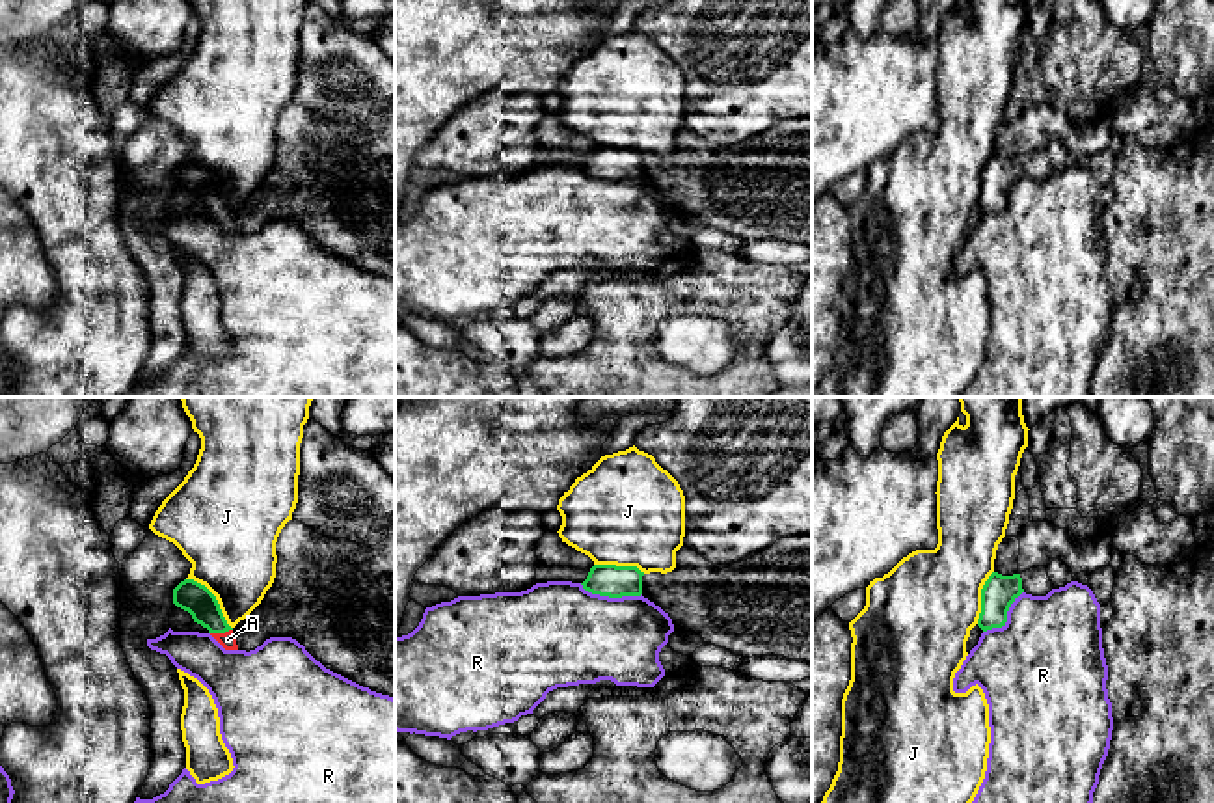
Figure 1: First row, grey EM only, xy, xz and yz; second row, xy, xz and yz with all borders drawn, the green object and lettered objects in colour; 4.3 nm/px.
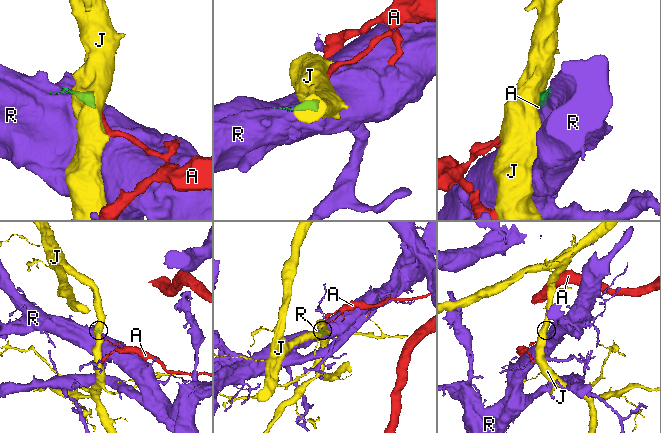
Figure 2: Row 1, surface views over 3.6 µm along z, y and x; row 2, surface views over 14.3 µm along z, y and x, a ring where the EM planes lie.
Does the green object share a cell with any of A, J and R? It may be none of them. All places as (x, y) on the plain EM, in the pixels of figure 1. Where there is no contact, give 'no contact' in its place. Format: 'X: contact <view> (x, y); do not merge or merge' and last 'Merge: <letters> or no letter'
A: contact xy (220, 215); merge
J: contact xy (215, 181); do not merge
R: contact xz (611, 179); do not merge
Merge: A

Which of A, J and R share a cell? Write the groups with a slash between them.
A / J / R

